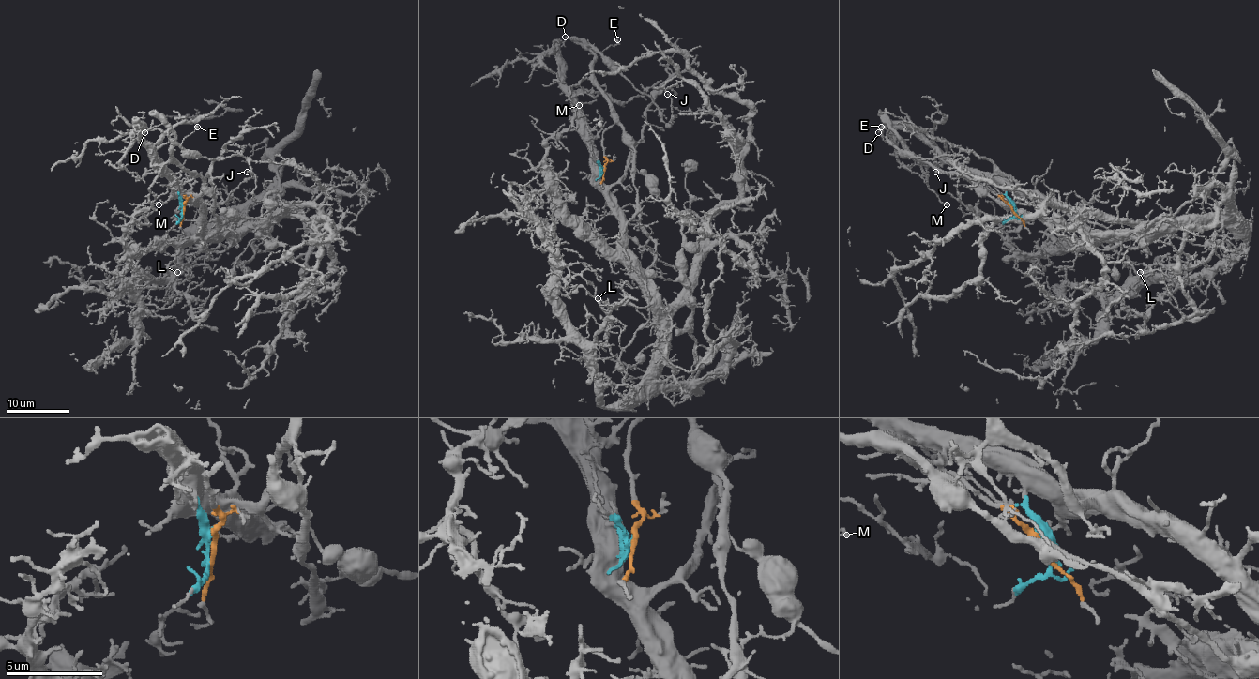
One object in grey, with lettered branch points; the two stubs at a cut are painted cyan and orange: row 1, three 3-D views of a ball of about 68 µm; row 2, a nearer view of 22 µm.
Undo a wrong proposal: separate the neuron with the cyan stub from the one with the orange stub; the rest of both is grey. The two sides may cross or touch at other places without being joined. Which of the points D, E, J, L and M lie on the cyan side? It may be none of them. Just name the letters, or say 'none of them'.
L

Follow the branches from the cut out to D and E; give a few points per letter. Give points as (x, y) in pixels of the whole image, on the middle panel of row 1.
D: (603, 171), (606, 158), (603, 133), (614, 123), (613, 106), (594, 72), (594, 53), (583, 44), (565, 37)
E: (603, 171), (603, 133), (614, 123), (614, 115), (594, 72), (588, 47), (599, 52), (617, 38)

